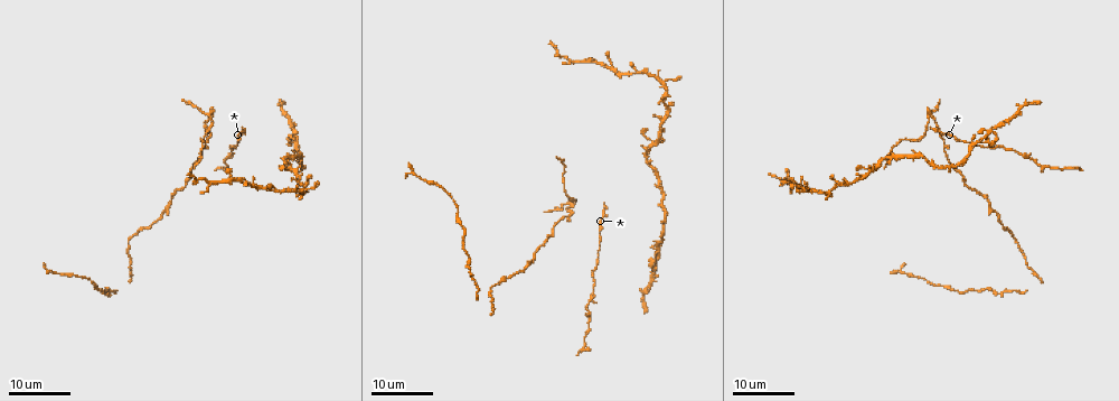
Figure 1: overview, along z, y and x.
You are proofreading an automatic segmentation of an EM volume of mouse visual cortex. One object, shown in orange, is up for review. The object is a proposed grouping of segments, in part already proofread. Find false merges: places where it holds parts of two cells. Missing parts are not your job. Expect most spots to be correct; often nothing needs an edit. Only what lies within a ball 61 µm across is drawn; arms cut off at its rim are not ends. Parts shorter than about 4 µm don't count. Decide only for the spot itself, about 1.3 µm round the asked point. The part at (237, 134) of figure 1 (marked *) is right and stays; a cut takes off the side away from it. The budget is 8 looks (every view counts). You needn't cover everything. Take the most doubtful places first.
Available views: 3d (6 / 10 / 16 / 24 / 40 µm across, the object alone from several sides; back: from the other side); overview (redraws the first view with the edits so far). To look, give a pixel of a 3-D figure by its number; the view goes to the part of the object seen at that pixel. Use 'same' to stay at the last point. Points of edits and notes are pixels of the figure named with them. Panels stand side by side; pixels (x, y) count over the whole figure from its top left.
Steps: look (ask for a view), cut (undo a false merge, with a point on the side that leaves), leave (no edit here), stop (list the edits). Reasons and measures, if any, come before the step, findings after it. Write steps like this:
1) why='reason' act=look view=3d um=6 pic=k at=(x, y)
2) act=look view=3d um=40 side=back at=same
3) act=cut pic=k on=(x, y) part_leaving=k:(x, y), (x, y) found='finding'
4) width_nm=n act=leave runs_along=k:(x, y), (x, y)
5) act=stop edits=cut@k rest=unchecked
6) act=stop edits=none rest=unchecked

why='four or more arms meet' act=look view=3d um=24 pic=1 at=(210, 114)

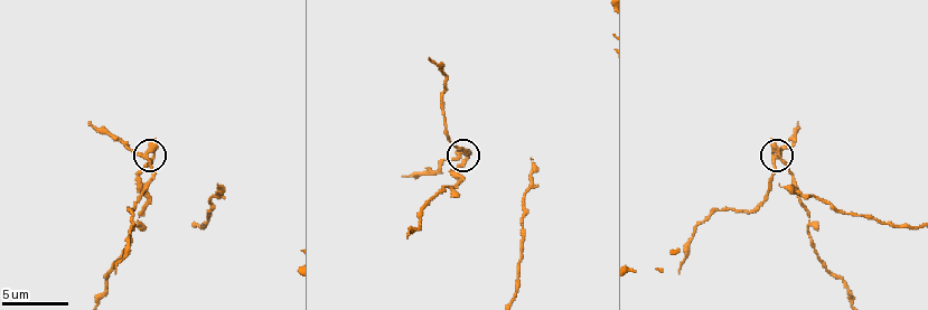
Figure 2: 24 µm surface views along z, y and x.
act=look view=3d um=10 pic=2 at=(143, 157)

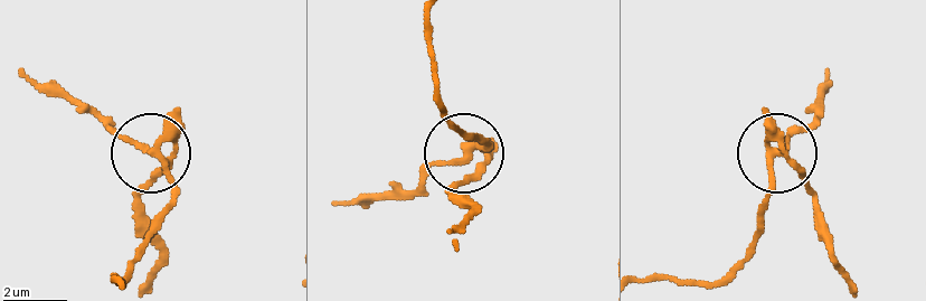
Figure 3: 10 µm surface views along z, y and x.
act=cut pic=3 on=(115, 132) part_leaving=3:(161, 144), (169, 182), (164, 223), (116, 281) found='a second cell is stuck on'

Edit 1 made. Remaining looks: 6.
why='see it whole again' act=look view=overview

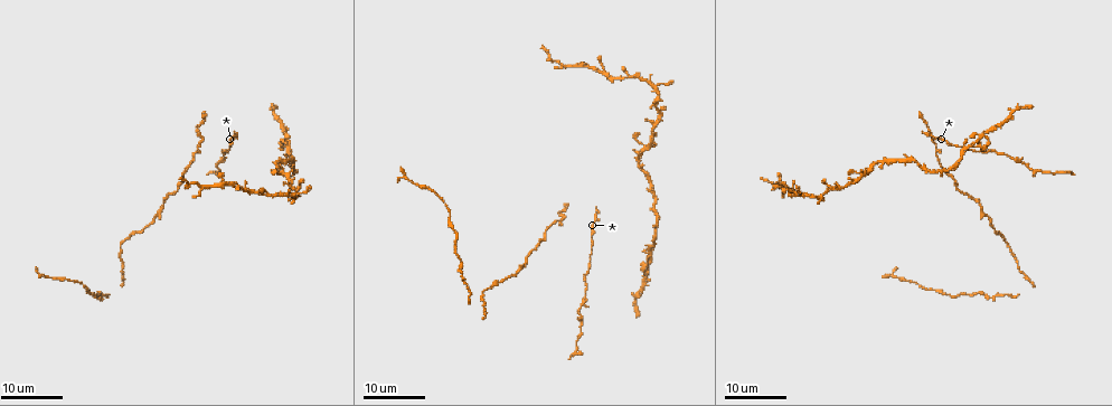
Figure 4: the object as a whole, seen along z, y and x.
why='three arms meet' act=look view=3d um=24 pic=4 at=(203, 185)

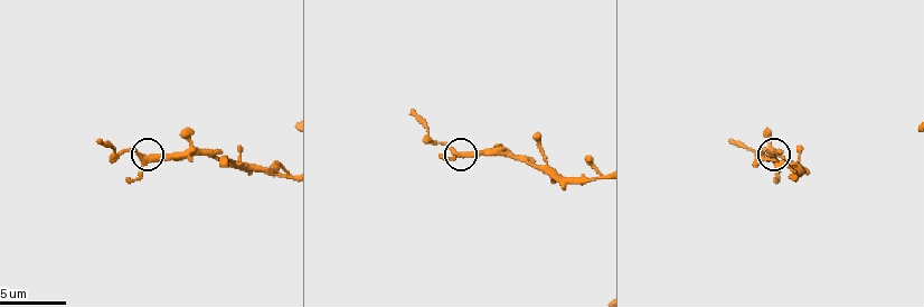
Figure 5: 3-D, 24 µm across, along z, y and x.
why='zoom in' act=look view=3d um=10 pic=5 at=(459, 152)

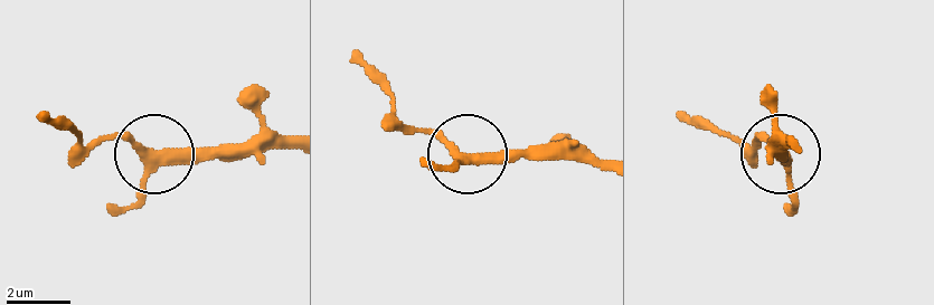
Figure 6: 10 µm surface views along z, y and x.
arms=3 act=leave found='one cell here'

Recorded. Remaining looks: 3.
why='looks like a crossing' act=look view=3d um=24 pic=4 at=(968, 146)

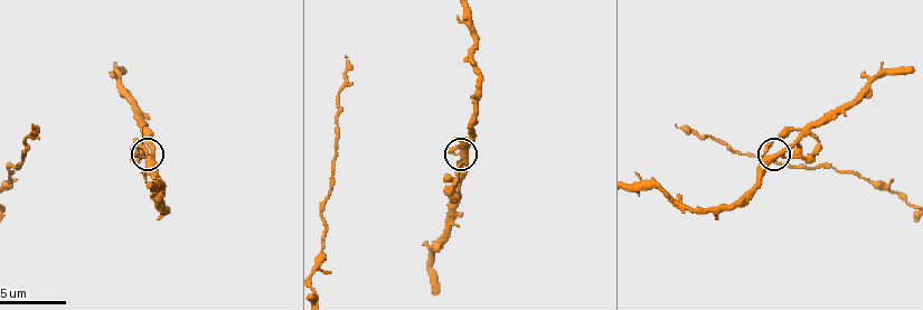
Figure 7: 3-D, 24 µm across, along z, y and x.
why='closer look' act=look view=3d um=10 pic=7 at=(775, 160)

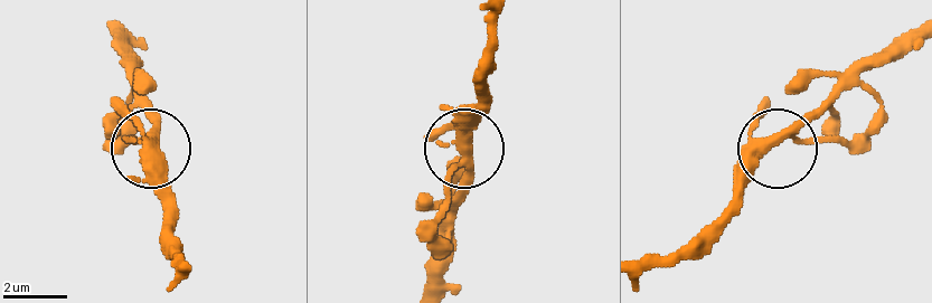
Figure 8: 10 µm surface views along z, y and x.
width_nm=340 act=leave found='one cell here'

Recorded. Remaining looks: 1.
why='thin neck' act=look view=3d um=10 pic=7 at=(913, 203)

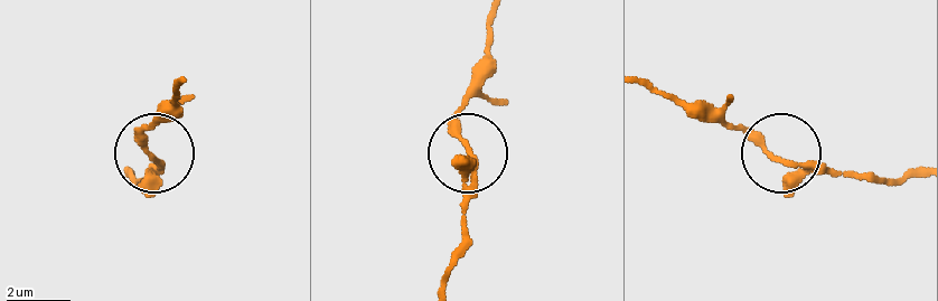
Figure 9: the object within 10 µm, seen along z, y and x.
width_nm=200 act=leave found='one cell here'

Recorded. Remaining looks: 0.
act=stop edits=cut@3 rest=unchecked

